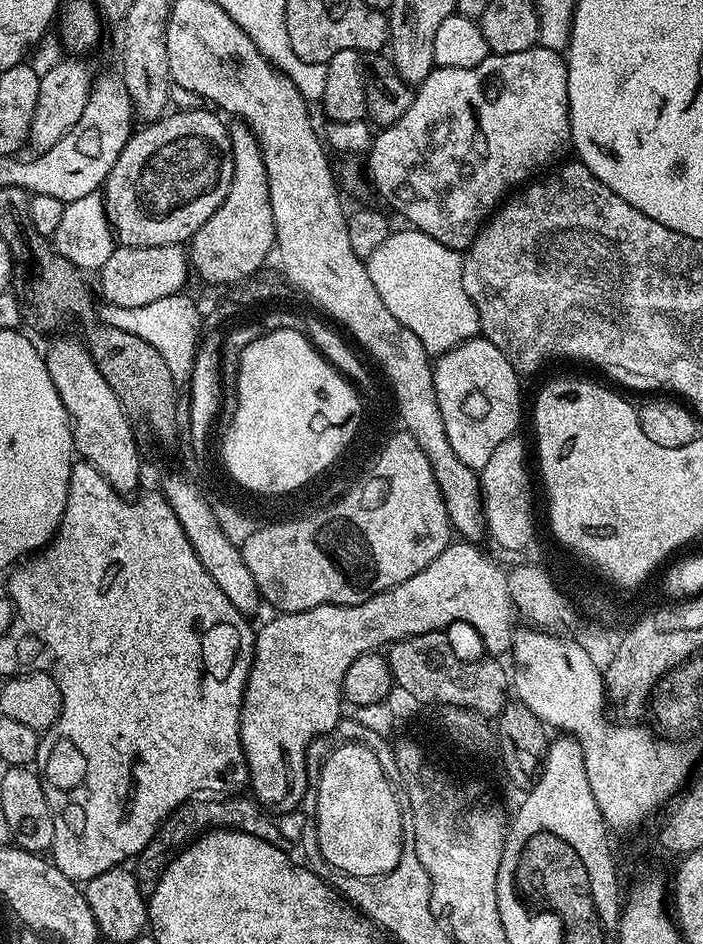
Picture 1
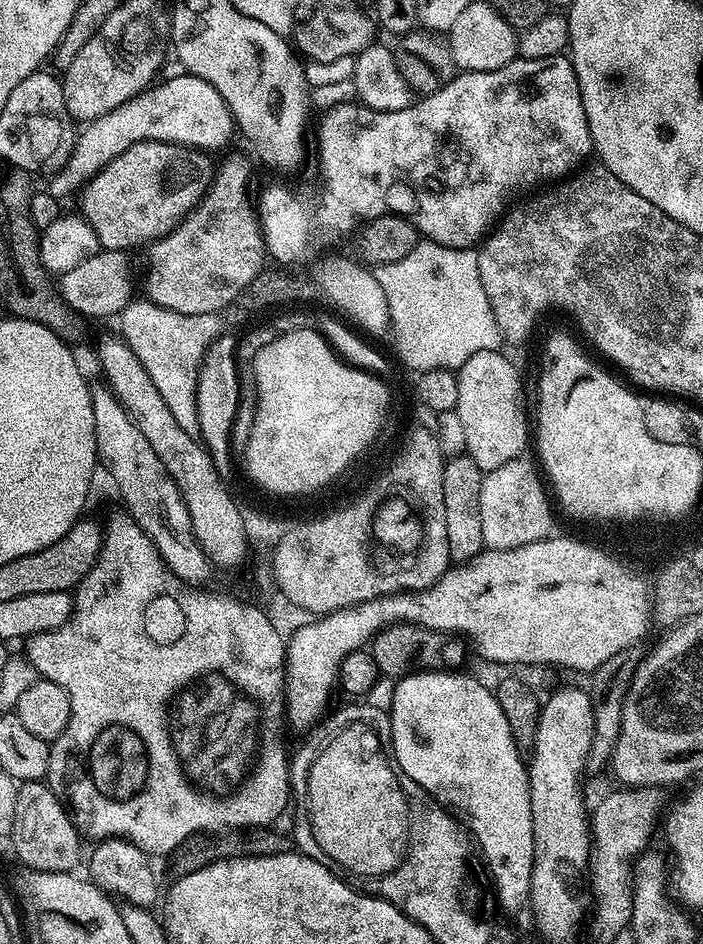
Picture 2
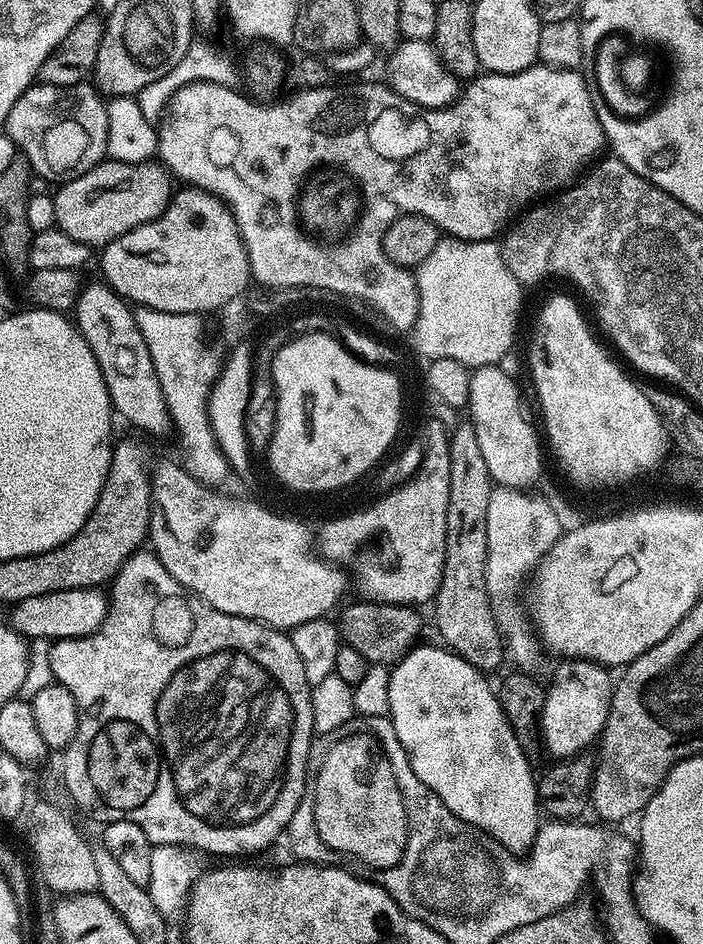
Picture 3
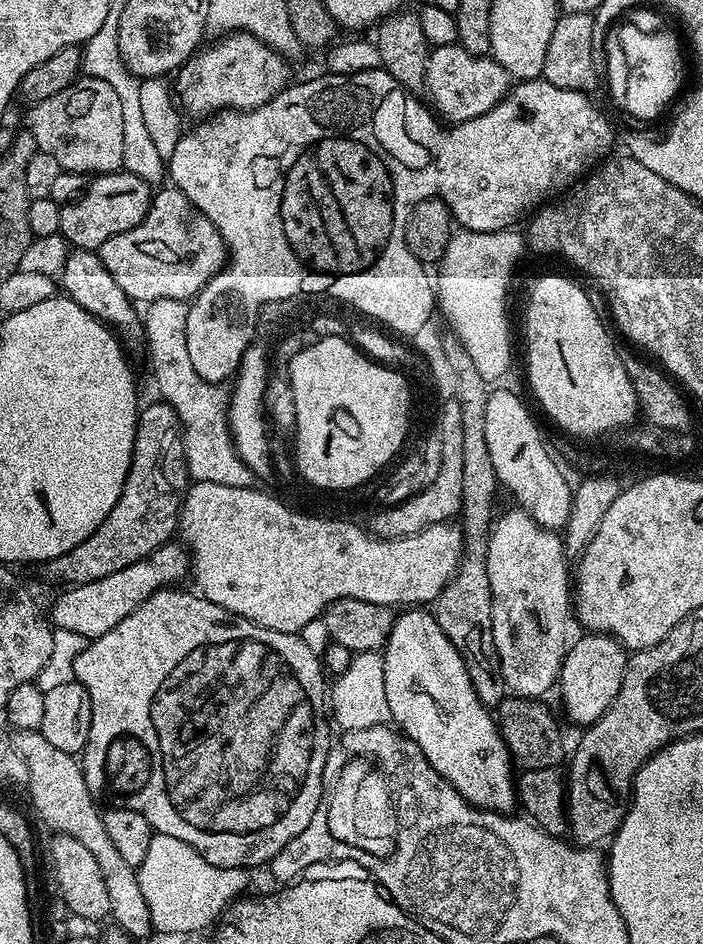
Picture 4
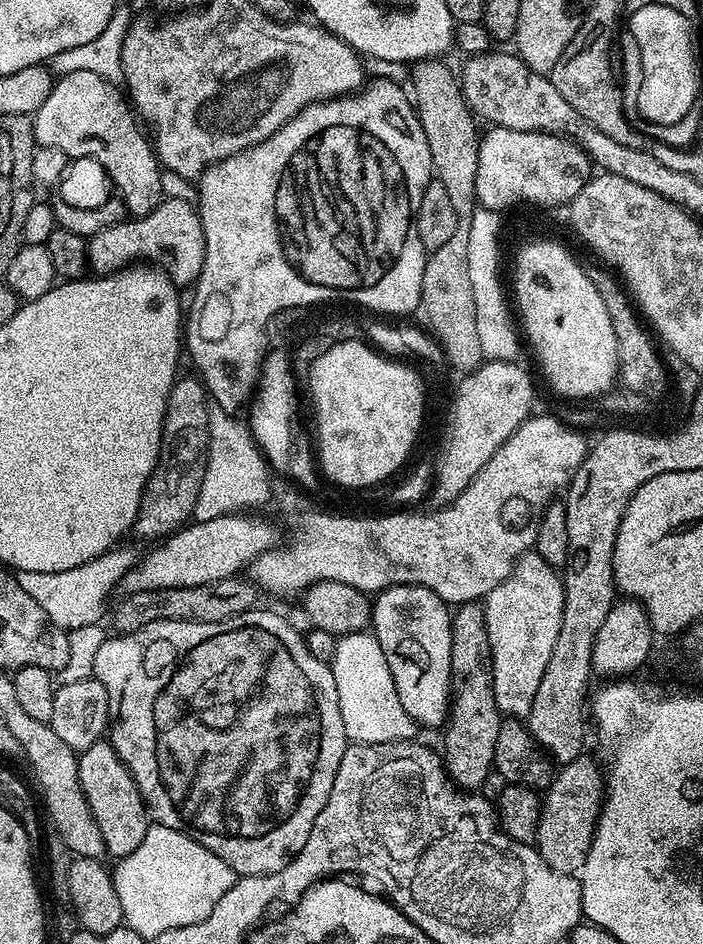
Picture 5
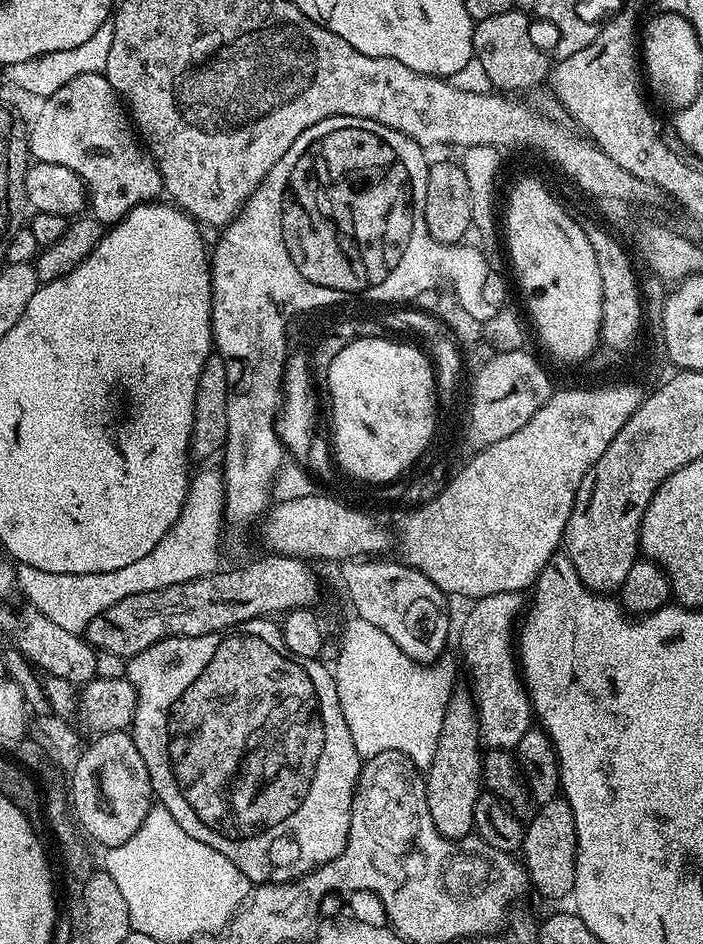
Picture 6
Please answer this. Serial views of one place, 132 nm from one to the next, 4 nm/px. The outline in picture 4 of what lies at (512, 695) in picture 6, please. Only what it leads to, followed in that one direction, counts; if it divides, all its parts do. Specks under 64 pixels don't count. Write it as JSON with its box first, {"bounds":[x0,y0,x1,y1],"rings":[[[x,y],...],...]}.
{"bounds":[486,510,570,698],"rings":[[[515,510],[508,512],[504,517],[497,519],[492,525],[488,538],[488,557],[486,558],[486,570],[490,578],[490,594],[492,595],[492,621],[494,622],[494,646],[498,650],[500,669],[507,691],[517,696],[530,696],[533,698],[547,697],[547,692],[557,687],[560,678],[560,667],[564,661],[564,654],[570,647],[570,635],[568,636],[568,616],[570,620],[570,568],[568,572],[569,557],[564,550],[563,539],[557,533],[548,528],[538,526],[534,518],[530,518],[527,512]]]}

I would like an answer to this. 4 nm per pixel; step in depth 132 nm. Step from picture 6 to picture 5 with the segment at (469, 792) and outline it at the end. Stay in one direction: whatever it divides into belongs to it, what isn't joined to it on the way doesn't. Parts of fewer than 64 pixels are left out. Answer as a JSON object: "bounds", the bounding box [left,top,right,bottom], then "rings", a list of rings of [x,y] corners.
{"bounds":[443,602,502,790],"rings":[[[480,602],[459,605],[452,612],[452,641],[450,642],[450,670],[452,671],[452,699],[448,719],[443,725],[444,768],[452,783],[461,790],[480,790],[494,772],[494,746],[502,713],[494,698],[494,670],[490,634],[486,630],[486,614]]]}

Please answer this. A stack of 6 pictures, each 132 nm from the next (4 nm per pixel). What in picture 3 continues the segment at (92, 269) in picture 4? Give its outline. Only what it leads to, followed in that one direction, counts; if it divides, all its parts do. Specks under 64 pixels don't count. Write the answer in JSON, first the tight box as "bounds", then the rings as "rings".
{"bounds":[74,282,172,436],"rings":[[[97,282],[89,288],[87,285],[76,299],[74,323],[102,370],[115,415],[152,436],[171,433],[172,419],[166,410],[166,398],[162,398],[162,386],[158,386],[158,374],[154,362],[150,362],[146,338],[142,338],[142,330],[138,330],[136,313],[129,301],[103,283]]]}

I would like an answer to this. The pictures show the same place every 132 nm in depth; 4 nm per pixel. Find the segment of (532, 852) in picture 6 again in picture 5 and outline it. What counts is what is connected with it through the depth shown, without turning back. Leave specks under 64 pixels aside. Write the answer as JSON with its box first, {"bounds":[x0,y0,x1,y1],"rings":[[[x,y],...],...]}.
{"bounds":[534,754,606,873],"rings":[[[581,754],[574,762],[563,765],[553,775],[552,785],[542,796],[540,824],[536,828],[534,847],[546,862],[546,866],[556,872],[579,873],[592,845],[606,787],[605,773],[601,765],[593,760],[588,754]]]}

